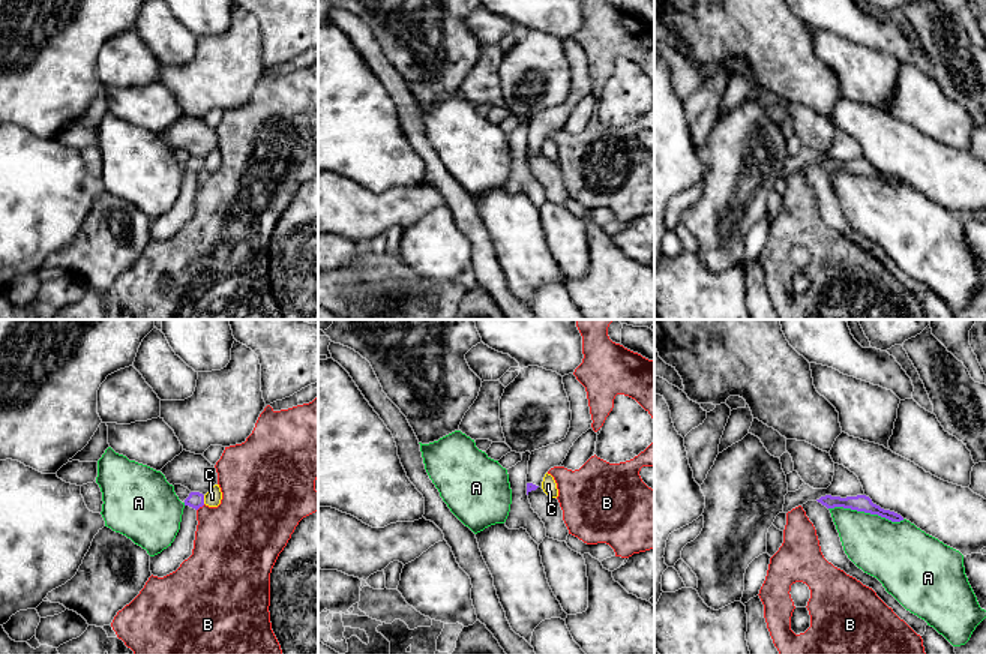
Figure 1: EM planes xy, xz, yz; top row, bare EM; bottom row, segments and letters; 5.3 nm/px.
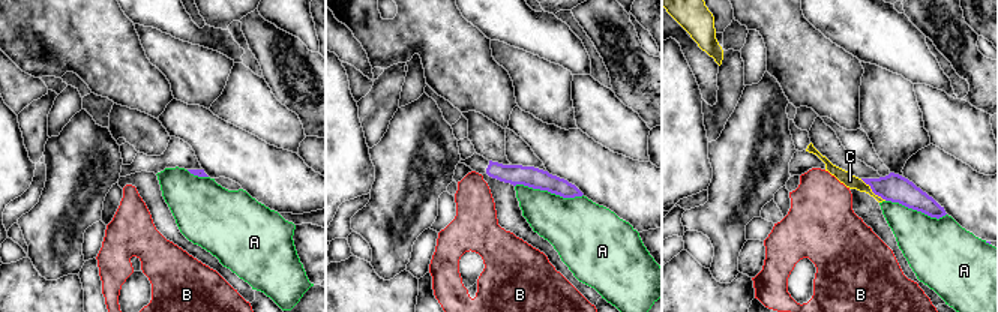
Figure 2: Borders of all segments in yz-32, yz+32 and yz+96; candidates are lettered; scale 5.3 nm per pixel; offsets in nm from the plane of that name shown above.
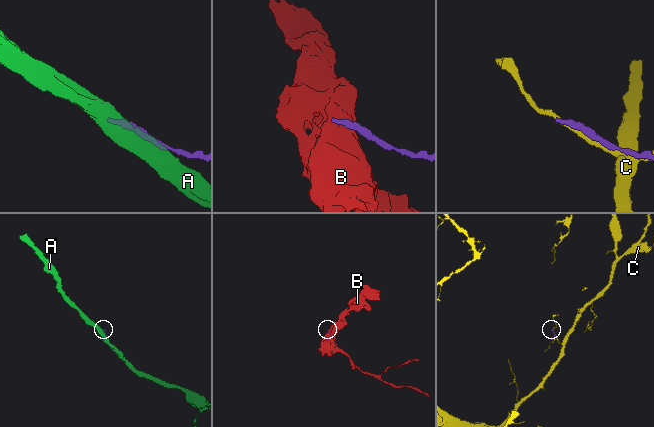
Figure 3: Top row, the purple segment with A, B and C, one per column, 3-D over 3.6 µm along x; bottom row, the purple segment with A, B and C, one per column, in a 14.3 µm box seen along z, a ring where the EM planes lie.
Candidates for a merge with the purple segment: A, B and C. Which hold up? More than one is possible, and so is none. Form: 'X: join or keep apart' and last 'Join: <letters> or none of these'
A: keep apart
B: keep apart
C: keep apart
Join: none of these

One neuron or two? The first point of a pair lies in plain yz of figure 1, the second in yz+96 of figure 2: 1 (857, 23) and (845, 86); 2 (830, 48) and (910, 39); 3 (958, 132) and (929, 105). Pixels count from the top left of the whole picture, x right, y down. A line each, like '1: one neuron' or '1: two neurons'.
1: two neurons
2: two neurons
3: one neuron

